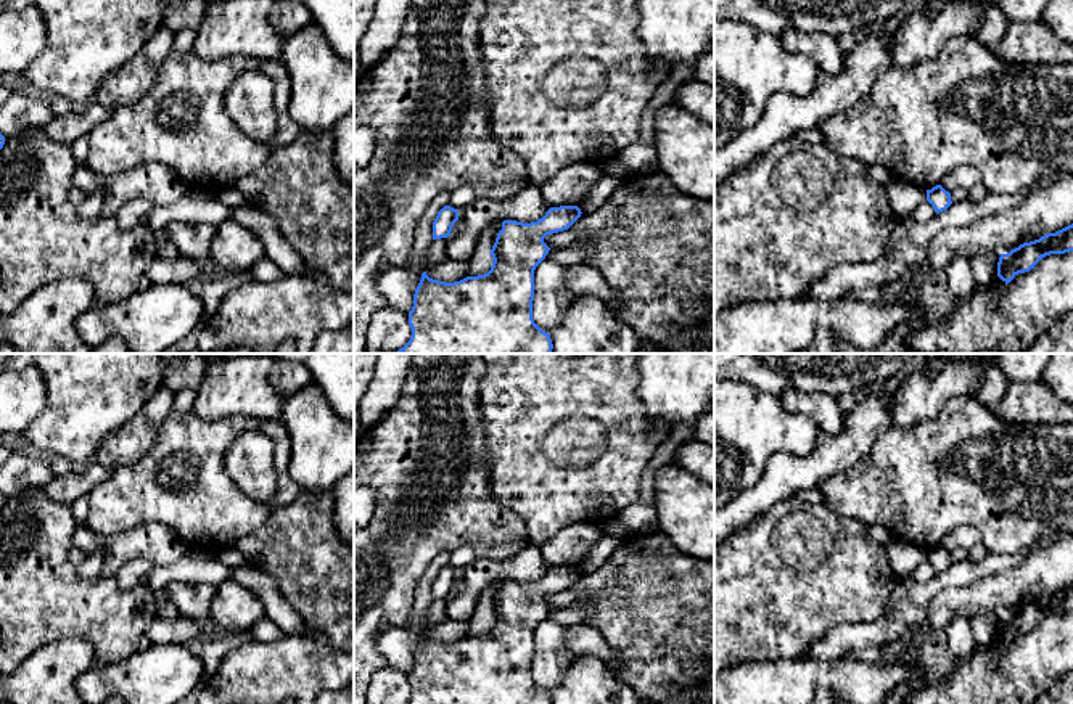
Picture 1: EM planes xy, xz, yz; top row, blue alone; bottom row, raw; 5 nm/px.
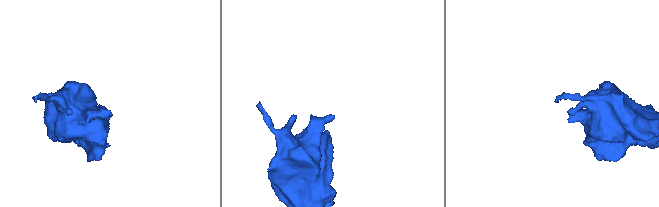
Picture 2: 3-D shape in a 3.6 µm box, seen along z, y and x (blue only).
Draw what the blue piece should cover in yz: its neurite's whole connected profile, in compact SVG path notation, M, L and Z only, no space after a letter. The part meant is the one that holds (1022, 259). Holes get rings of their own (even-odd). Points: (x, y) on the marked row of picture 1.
M1073 223L1039 239L1023 243L1007 254L1001 254L997 276L1010 283L1018 273L1034 268L1042 257L1070 251L1073 251Z

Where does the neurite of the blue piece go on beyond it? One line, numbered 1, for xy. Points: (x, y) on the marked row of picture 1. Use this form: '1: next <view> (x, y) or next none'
1: next none

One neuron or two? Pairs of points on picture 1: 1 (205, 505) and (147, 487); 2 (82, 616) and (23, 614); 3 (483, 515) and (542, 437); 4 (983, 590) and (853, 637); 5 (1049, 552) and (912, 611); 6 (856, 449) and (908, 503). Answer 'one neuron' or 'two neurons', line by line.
1: one neuron
2: one neuron
3: two neurons
4: two neurons
5: two neurons
6: two neurons

